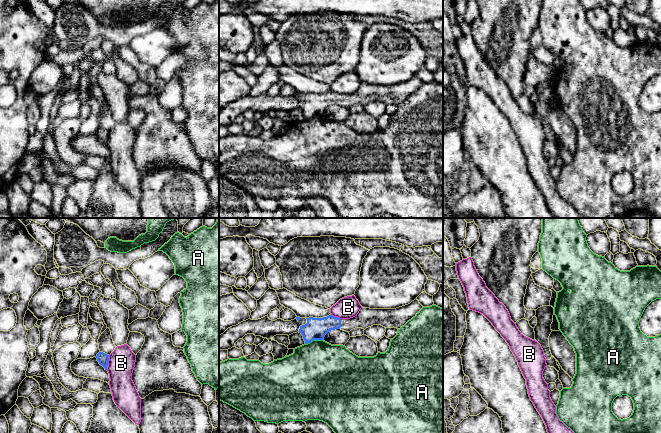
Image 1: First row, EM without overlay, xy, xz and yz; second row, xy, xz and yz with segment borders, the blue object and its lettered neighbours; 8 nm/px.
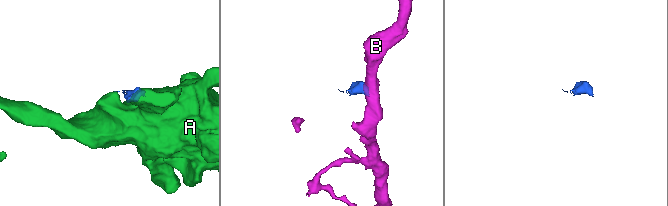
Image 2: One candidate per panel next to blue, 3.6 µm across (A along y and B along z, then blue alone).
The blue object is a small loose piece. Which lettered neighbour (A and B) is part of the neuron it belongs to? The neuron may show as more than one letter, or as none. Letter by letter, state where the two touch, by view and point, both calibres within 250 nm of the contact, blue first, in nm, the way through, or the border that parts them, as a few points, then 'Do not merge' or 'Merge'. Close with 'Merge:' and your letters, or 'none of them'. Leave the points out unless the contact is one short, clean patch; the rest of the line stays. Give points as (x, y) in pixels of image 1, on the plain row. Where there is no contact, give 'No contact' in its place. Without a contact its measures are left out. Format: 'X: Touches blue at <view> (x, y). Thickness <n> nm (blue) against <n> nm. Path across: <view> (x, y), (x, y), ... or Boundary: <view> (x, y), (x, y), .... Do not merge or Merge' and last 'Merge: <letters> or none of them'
A: Touches blue at xz (313, 115). Thickness 180 nm (blue) against 460 nm. Boundary: xz (322, 115), (313, 115), (305, 120). Do not merge
B: Touches blue at xy (107, 138). Thickness 90 nm (blue) against 220 nm. Boundary: xy (109, 131), (106, 145). Do not merge
Merge: none of them

